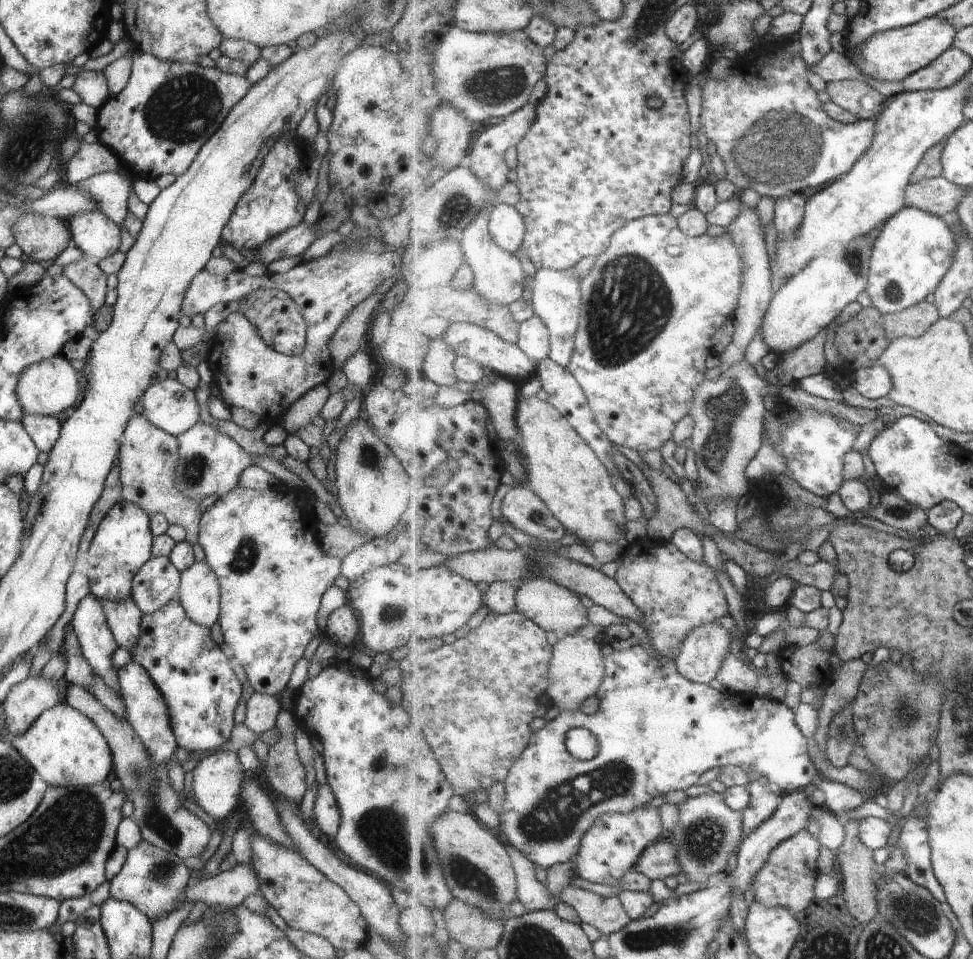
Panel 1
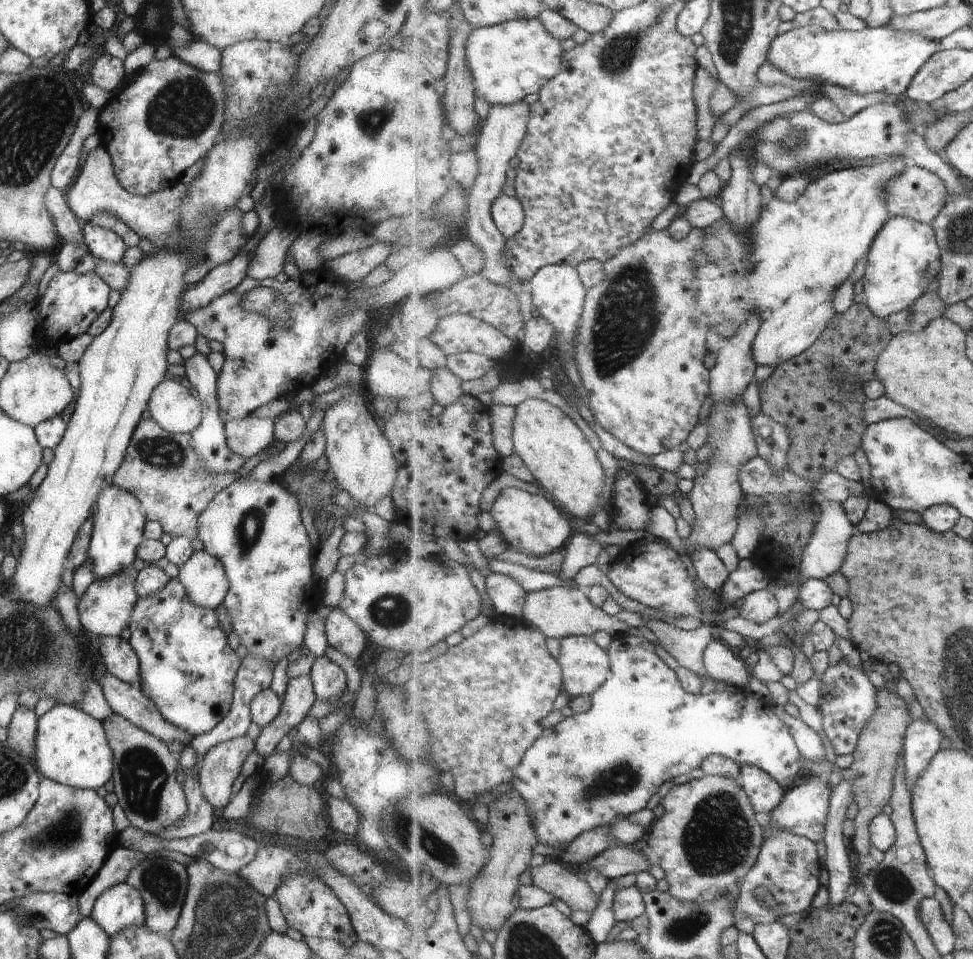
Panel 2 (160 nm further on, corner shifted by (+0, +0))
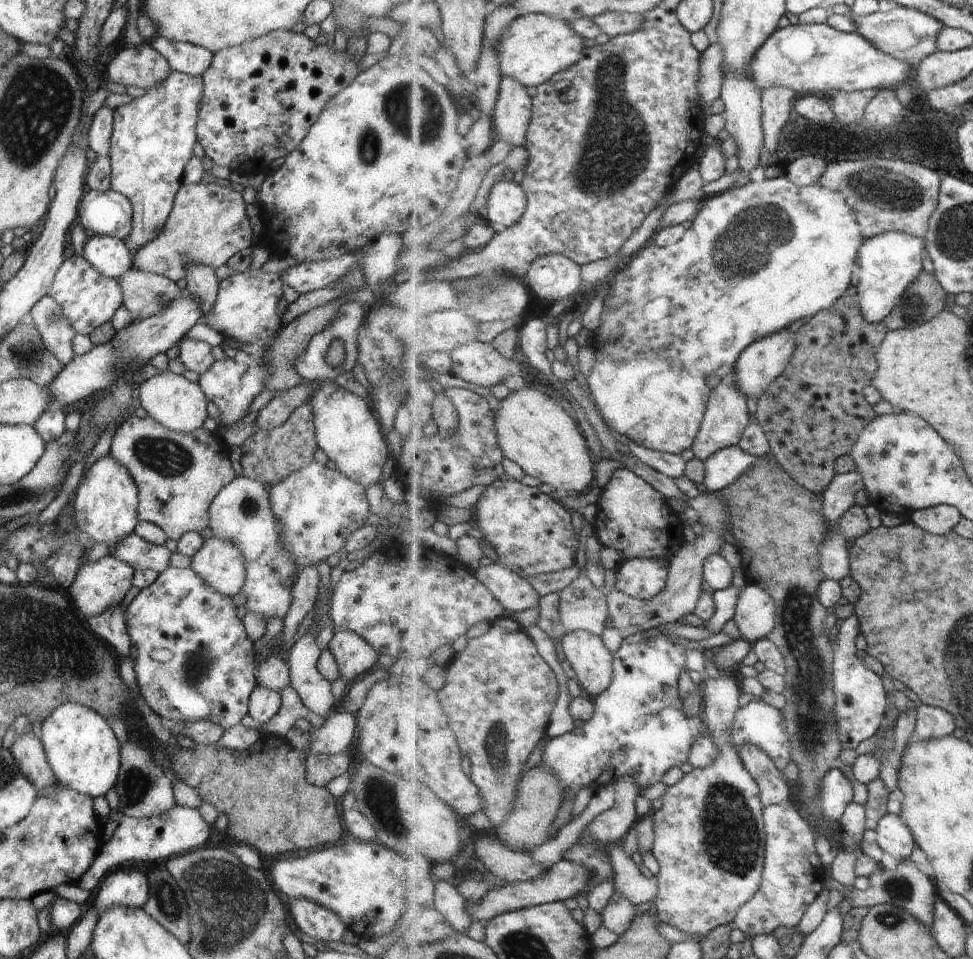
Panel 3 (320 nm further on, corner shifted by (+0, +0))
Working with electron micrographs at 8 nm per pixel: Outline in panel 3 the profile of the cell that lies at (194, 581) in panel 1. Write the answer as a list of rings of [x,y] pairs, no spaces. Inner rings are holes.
[[[213,536],[202,542],[199,550],[191,557],[189,568],[198,574],[198,577],[201,577],[206,585],[228,597],[235,596],[240,592],[246,577],[241,551],[231,541]]]

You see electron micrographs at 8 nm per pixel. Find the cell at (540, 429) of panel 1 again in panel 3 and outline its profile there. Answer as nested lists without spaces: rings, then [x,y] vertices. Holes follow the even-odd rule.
[[[526,385],[500,400],[499,408],[496,410],[496,431],[504,456],[541,483],[557,490],[564,490],[572,496],[584,494],[594,486],[596,462],[588,449],[585,435],[581,434],[577,422],[543,389],[535,385]]]

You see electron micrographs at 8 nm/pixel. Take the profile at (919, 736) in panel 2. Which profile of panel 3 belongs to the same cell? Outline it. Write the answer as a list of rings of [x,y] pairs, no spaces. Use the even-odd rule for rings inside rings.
[[[923,704],[918,707],[916,729],[913,740],[938,739],[953,735],[957,728],[956,718],[948,711],[939,707]]]

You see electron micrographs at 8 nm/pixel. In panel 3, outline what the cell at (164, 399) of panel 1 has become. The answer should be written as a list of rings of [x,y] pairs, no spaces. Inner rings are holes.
[[[167,369],[142,381],[133,394],[137,394],[137,402],[144,408],[149,417],[159,421],[166,429],[188,433],[201,427],[205,420],[205,404],[208,401],[198,382],[191,382]]]

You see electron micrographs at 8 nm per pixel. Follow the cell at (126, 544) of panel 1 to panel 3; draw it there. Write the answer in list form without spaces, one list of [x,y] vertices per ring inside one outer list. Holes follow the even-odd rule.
[[[108,452],[107,455],[95,459],[74,489],[72,506],[75,530],[87,538],[89,545],[105,543],[112,554],[114,546],[132,532],[138,521],[136,486],[130,472]]]

